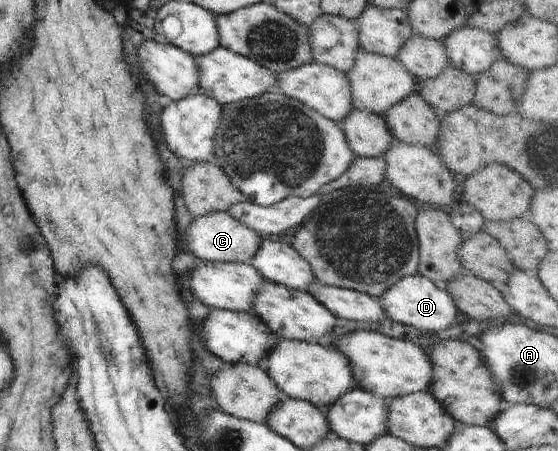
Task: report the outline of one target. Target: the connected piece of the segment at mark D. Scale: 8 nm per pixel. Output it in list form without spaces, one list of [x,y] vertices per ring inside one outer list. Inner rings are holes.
[[[419,274],[405,276],[396,281],[391,288],[383,293],[379,301],[386,317],[399,323],[405,323],[405,325],[411,325],[419,331],[426,330],[431,333],[441,331],[450,325],[461,323],[462,319],[454,301],[445,289],[439,289],[433,285],[432,281]]]

